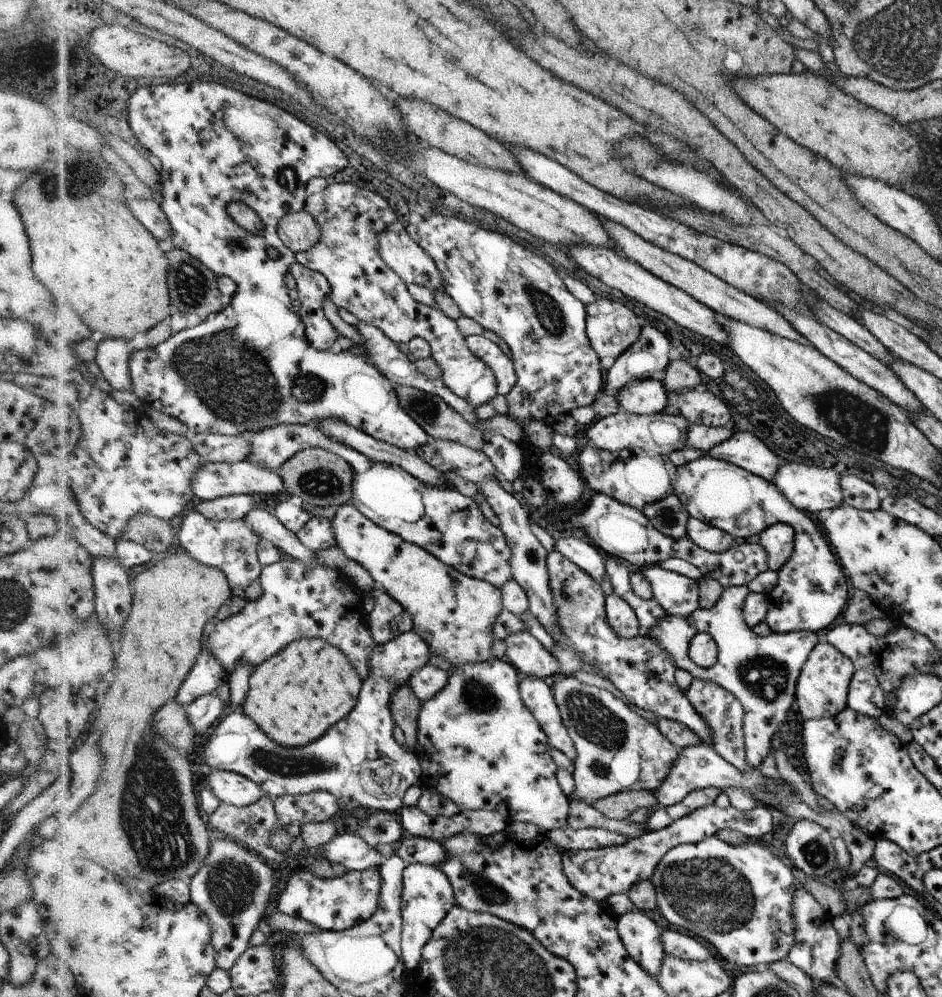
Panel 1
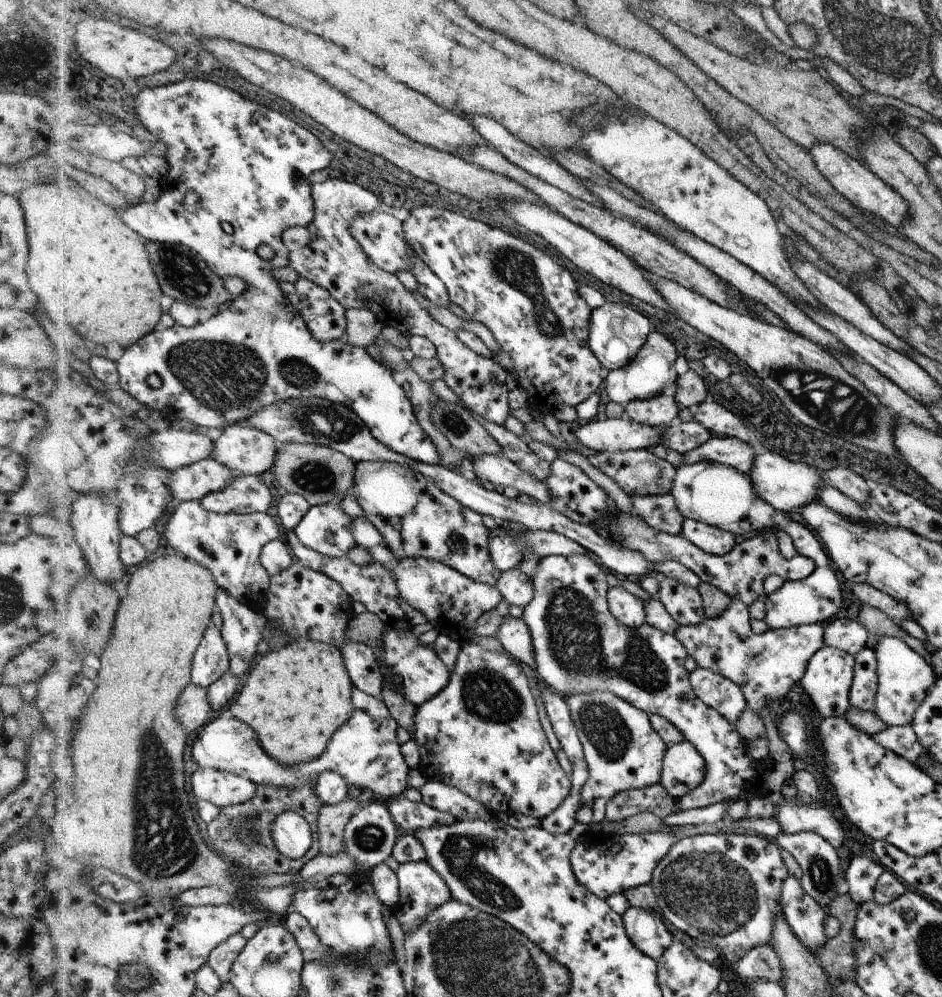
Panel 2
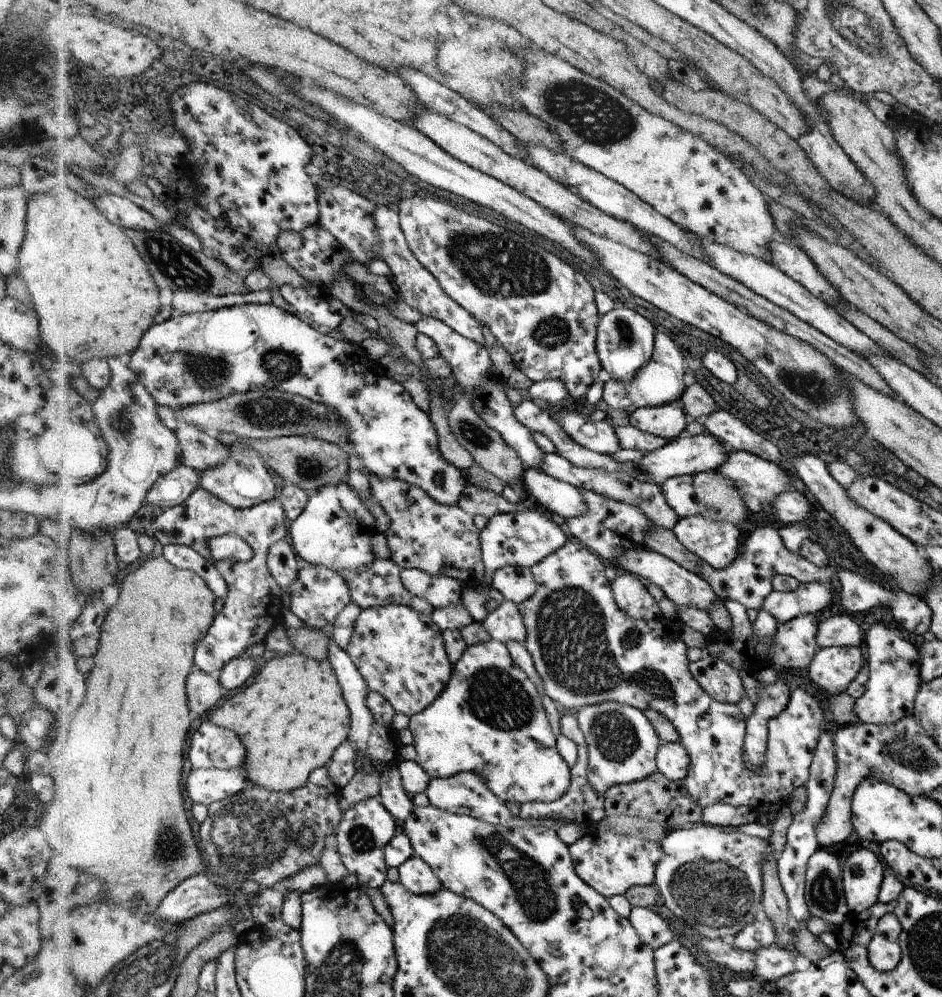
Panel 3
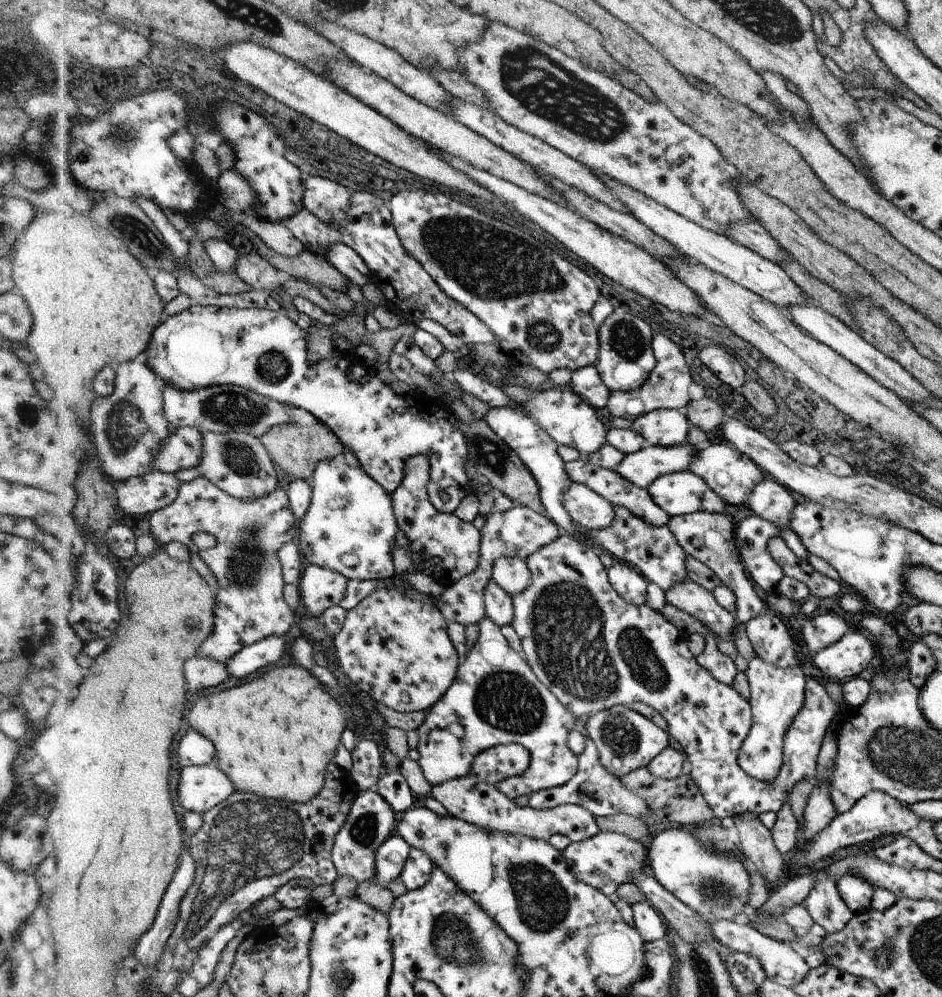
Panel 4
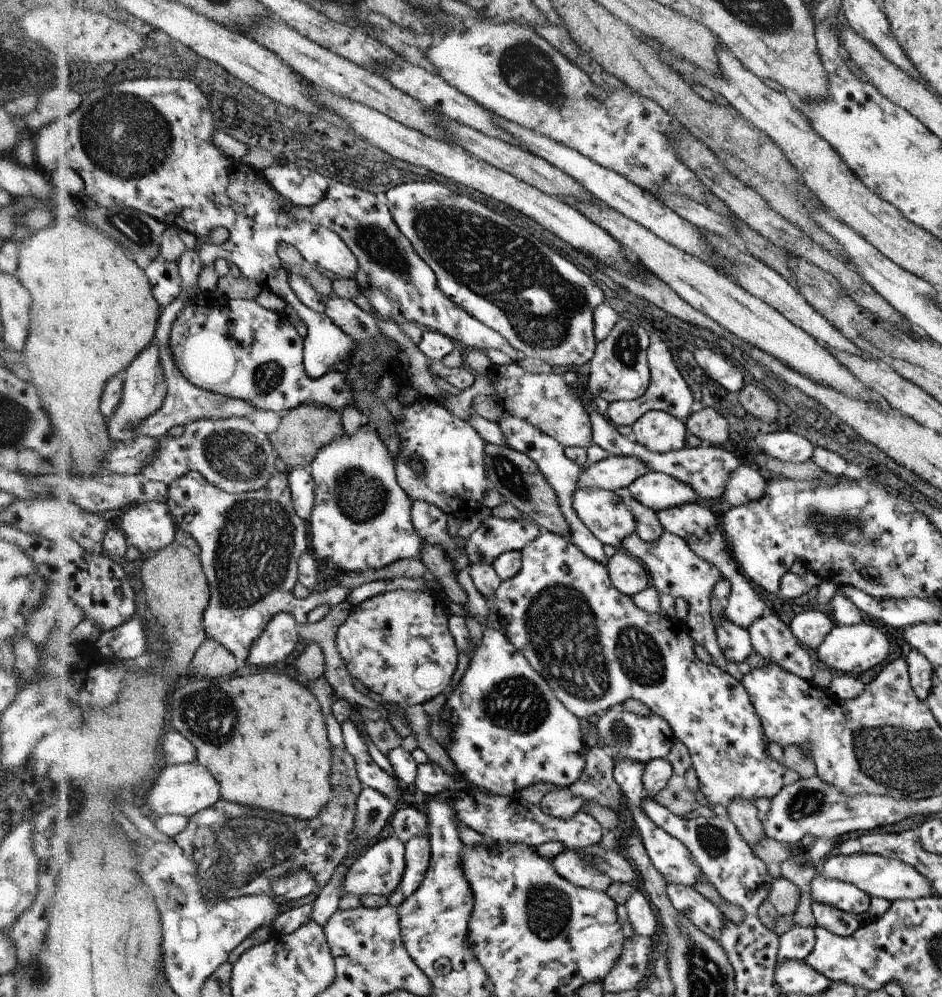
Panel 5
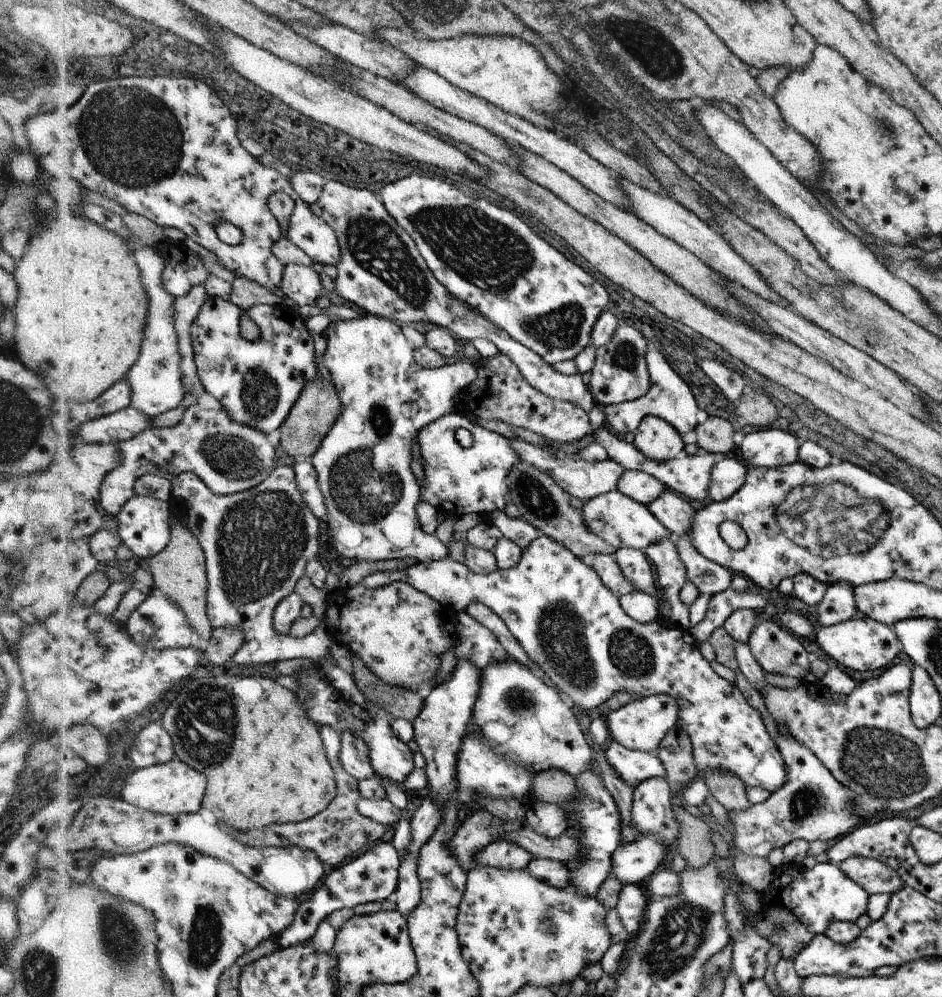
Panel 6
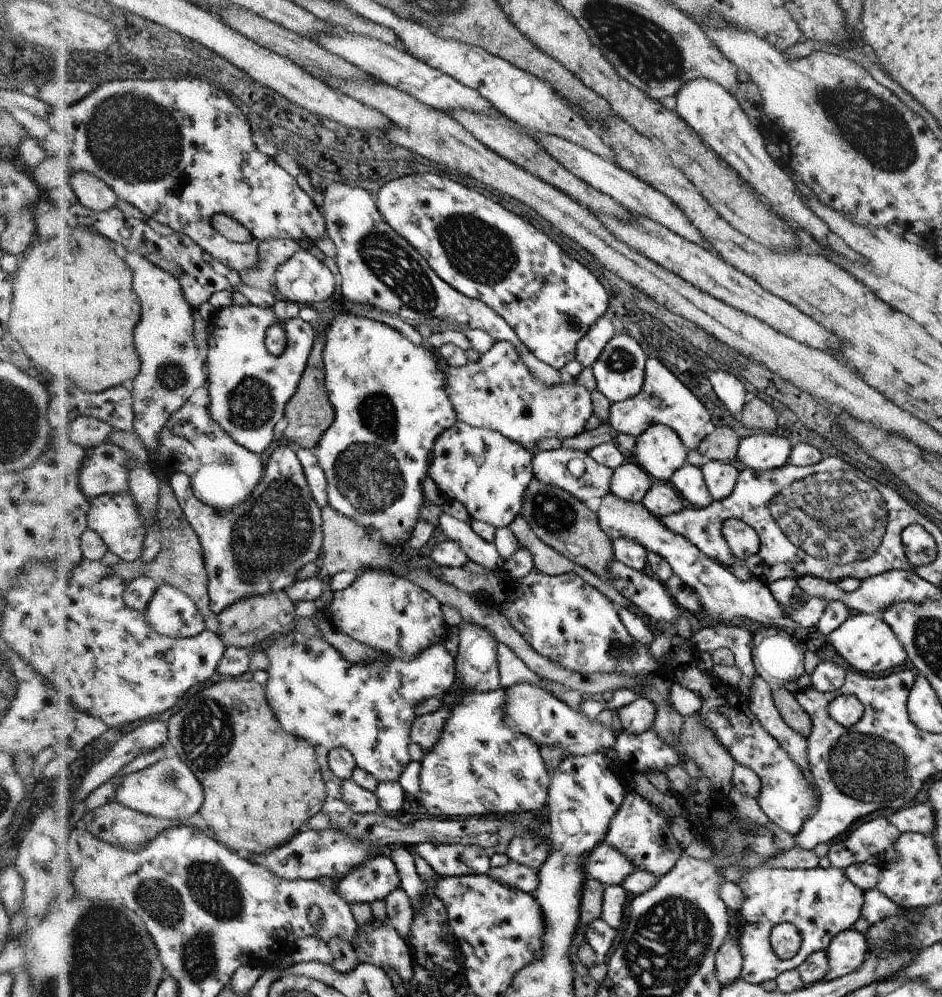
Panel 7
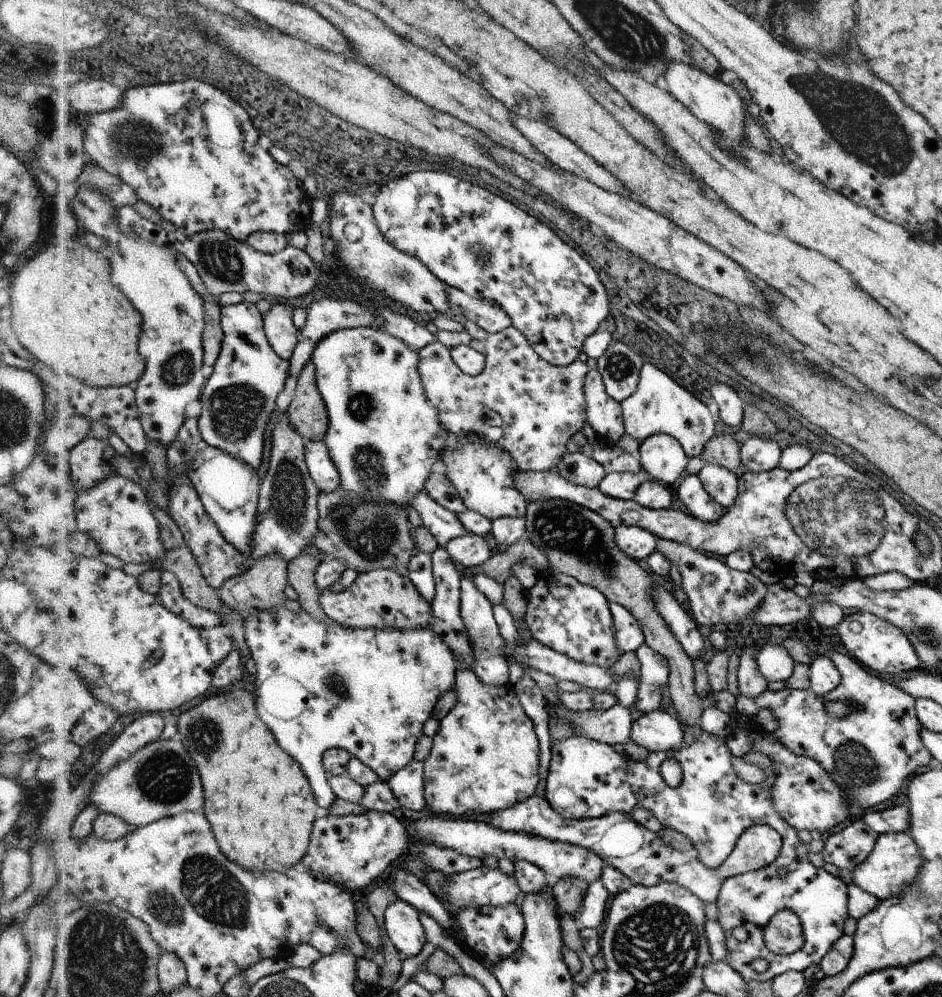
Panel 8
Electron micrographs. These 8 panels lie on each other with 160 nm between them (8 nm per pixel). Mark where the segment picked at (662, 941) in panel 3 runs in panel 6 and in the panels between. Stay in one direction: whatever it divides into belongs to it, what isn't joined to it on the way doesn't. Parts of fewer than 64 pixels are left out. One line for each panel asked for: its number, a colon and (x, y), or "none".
4: (648, 922)
5: (639, 911)
6: (632, 904)

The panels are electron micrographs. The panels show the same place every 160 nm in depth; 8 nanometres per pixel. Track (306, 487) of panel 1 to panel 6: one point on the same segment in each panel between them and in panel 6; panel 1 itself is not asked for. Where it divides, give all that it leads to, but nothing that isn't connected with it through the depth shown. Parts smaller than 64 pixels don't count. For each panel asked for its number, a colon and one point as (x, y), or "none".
2: (323, 475)
3: (309, 462)
4: (297, 449)
5: (304, 431)
6: (313, 417)

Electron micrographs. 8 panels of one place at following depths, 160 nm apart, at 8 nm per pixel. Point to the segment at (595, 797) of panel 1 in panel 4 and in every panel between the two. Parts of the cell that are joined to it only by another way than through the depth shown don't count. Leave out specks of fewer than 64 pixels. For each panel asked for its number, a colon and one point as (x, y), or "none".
2: (622, 750)
3: (622, 743)
4: (626, 741)

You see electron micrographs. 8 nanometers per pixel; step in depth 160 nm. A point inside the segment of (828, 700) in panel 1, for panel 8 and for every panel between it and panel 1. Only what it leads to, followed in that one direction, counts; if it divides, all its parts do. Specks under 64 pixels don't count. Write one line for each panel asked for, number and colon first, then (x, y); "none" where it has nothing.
2: (829, 678)
3: (834, 668)
4: (846, 658)
5: (851, 649)
6: (861, 644)
7: (865, 641)
8: (881, 647)

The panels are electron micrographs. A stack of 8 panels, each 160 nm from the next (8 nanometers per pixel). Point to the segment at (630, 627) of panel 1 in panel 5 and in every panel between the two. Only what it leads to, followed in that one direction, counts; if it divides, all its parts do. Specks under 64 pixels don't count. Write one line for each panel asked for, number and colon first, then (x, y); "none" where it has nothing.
2: (627, 608)
3: (630, 592)
4: (630, 584)
5: (628, 575)

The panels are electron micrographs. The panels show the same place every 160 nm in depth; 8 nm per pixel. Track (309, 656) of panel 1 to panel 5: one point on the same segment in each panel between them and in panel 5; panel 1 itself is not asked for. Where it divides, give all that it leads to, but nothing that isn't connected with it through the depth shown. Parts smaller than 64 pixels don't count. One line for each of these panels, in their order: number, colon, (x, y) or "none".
2: (297, 696)
3: (294, 718)
4: (277, 734)
5: (264, 736)

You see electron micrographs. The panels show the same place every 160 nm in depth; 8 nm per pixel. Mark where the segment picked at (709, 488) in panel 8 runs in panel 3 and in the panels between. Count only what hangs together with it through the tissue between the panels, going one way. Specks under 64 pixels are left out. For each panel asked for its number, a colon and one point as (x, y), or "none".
3: (790, 507)
4: (769, 500)
5: (746, 483)
6: (729, 474)
7: (721, 477)

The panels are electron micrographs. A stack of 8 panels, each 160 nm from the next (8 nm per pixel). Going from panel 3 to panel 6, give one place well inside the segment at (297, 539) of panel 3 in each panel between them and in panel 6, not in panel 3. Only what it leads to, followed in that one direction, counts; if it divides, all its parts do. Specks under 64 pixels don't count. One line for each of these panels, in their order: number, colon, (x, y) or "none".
4: (350, 526)
5: (362, 520)
6: (363, 465)

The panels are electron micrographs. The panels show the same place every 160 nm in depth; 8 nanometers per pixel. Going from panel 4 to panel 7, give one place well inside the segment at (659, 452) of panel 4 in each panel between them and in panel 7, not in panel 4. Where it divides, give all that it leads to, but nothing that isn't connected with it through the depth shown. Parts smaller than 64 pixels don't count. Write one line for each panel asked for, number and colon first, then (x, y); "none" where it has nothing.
5: (615, 472)
6: (585, 480)
7: (576, 472)

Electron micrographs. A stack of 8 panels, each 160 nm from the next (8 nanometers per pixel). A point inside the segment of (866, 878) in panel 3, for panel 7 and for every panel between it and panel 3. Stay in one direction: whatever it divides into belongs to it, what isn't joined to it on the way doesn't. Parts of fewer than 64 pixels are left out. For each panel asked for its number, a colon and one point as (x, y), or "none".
4: (857, 894)
5: (847, 897)
6: (805, 902)
7: (821, 902)

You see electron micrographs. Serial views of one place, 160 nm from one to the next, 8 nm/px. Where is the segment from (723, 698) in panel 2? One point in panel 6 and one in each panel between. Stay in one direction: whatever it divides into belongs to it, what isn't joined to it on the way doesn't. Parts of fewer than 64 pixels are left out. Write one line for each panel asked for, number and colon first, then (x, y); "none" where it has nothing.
3: (719, 680)
4: (719, 664)
5: (674, 570)
6: (709, 578)

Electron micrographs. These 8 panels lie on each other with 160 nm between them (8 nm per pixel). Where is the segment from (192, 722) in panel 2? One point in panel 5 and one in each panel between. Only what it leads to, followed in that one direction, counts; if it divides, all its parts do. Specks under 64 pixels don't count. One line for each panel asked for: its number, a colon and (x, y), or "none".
3: (206, 690)
4: (203, 672)
5: (213, 660)

